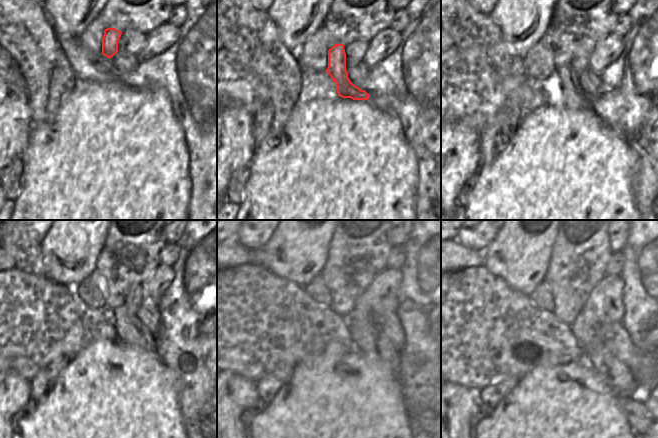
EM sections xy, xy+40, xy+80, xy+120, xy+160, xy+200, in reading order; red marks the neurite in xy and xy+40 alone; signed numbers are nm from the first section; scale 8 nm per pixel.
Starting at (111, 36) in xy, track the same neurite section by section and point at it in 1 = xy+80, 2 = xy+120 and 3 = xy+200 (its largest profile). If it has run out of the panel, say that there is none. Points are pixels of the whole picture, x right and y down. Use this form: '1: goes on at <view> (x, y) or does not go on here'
1: goes on at xy+80 (574, 98)
2: goes on at xy+120 (130, 330)
3: goes on at xy+200 (619, 377)

